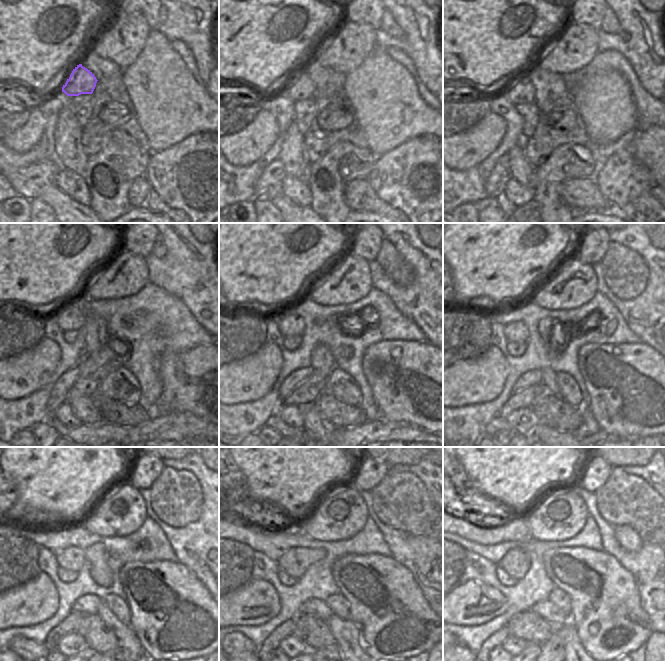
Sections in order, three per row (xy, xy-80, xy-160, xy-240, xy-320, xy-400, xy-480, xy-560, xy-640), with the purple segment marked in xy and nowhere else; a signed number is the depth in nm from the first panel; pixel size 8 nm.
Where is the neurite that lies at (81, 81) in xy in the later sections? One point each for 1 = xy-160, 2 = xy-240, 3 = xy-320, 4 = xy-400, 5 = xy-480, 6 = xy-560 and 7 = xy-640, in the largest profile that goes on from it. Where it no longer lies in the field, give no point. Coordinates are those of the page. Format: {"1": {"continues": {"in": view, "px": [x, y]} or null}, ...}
{"1": {"continues": {"in": "xy-160", "px": [521, 91]}}, "2": {"continues": {"in": "xy-240", "px": [70, 317]}}, "3": {"continues": {"in": "xy-320", "px": [289, 323]}}, "4": {"continues": {"in": "xy-400", "px": [515, 331]}}, "5": {"continues": {"in": "xy-480", "px": [72, 558]}}, "6": {"continues": {"in": "xy-560", "px": [295, 562]}}, "7": {"continues": {"in": "xy-640", "px": [516, 563]}}}

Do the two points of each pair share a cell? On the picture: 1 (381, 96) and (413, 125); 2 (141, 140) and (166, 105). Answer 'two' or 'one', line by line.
1: one
2: two

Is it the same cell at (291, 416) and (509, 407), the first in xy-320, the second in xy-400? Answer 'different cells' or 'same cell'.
different cells

